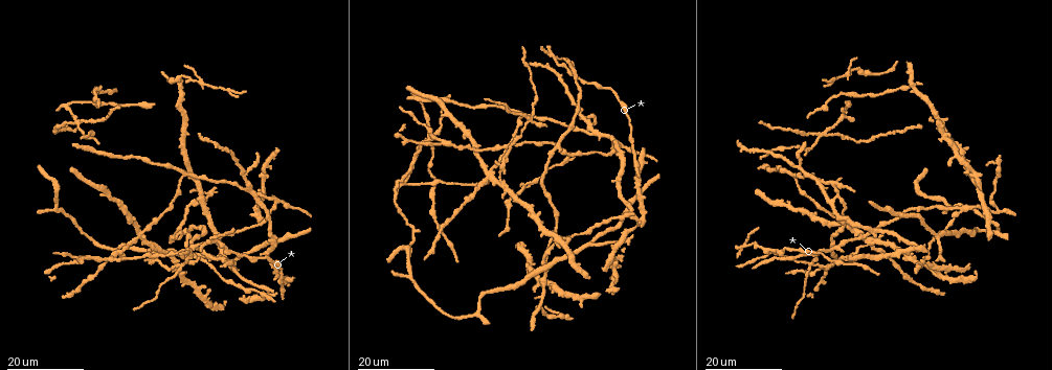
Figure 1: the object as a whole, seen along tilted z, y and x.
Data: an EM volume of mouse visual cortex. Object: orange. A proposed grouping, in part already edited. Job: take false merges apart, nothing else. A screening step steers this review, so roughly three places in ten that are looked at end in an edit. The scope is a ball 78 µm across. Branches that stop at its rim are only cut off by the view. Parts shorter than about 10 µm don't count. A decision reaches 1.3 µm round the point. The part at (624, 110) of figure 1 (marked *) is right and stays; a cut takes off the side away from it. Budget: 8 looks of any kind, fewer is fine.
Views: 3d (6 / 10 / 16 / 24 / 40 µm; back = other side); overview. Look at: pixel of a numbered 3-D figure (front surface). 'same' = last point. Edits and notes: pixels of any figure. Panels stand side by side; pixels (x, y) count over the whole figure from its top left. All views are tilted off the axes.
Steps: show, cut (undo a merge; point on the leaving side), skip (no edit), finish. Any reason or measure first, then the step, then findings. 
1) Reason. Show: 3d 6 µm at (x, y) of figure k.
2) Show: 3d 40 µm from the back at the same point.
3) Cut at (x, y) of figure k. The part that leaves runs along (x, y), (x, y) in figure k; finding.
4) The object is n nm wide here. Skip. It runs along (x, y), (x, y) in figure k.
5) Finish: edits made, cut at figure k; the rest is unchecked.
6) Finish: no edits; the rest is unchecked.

Three-way junction. Show: 3d 24 µm at (93, 256) of figure 1.

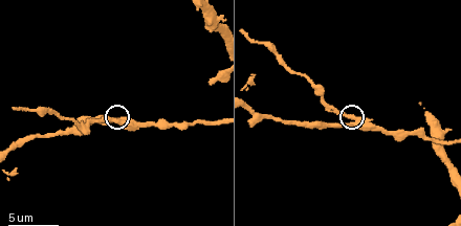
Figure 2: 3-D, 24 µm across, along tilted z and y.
Closer look. Show: 3d 6 µm at (351, 119) of figure 2.

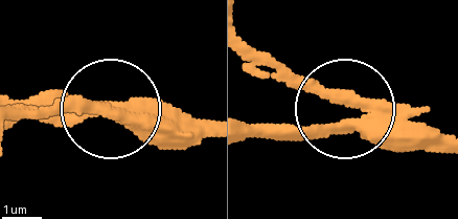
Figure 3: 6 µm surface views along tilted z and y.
The side arm is 16 µm long; 3 arms meet here. Cut at (109, 107) of figure 3. A second neuron is stuck on.

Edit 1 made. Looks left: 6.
Three arms meet. Show: 3d 24 µm at (819, 135) of figure 1.

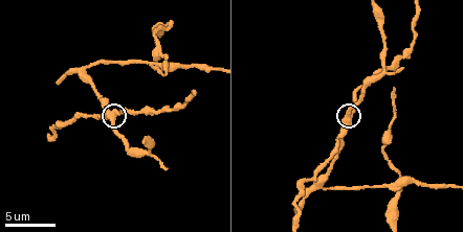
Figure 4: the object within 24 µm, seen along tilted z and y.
Show: 3d 6 µm at (350, 118) of figure 4.

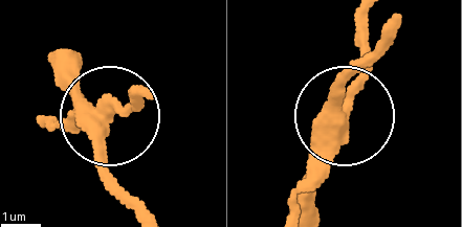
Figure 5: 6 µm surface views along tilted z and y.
Show: 3d 6 µm from the back at (105, 108) of figure 5.

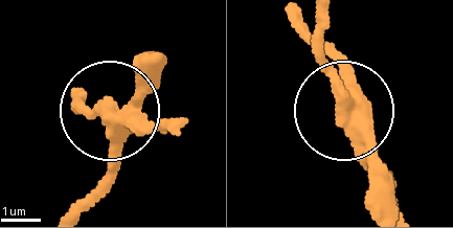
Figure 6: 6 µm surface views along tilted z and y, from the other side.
The object is 390 nm wide here. Cut at (148, 128) of figure 6. The part that leaves runs along (116, 118), (164, 131) in figure 6; two neurons meet here.

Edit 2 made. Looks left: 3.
Four-way junction. Show: 3d 16 µm at (837, 196) of figure 1.

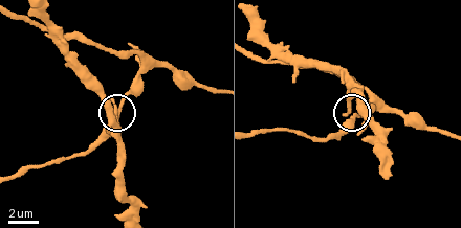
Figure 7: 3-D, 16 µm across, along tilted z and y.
Show: 3d 6 µm at (353, 116) of figure 7.

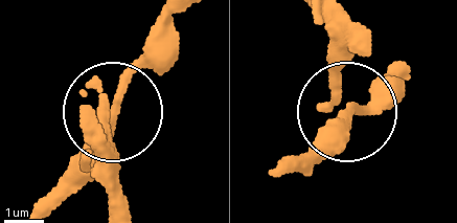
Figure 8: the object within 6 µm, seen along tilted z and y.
The side arm is 73 µm long; 4 arms meet here. Skip. One neuron here.

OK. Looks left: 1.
Finish: edits made, cut at figure 3, cut at figure 6; the rest is unchecked.

